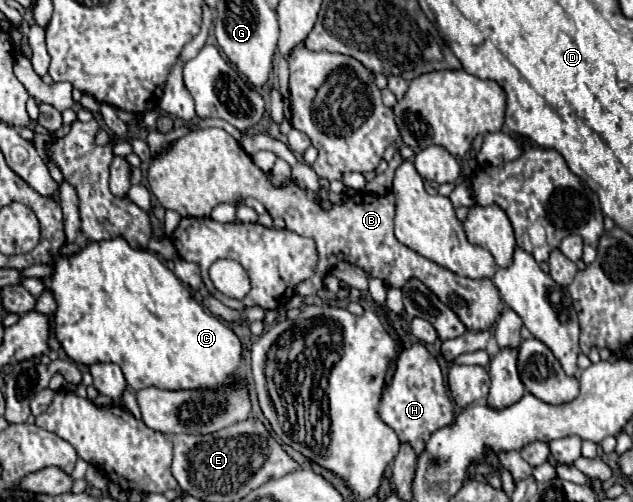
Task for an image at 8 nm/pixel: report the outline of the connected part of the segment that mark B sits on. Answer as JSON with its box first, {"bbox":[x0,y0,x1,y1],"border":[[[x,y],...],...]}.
{"bbox":[148,128,502,332],"border":[[[222,128],[196,130],[172,144],[172,148],[156,156],[150,170],[148,182],[152,194],[160,200],[164,208],[176,210],[180,216],[210,216],[212,208],[226,202],[238,204],[244,198],[256,198],[270,212],[272,218],[282,218],[286,230],[300,236],[312,238],[318,250],[316,274],[310,280],[298,284],[296,294],[310,296],[318,292],[318,280],[338,262],[346,260],[366,274],[382,278],[388,286],[402,288],[410,278],[422,280],[452,312],[462,320],[462,324],[472,332],[482,332],[494,326],[502,312],[500,292],[488,278],[472,280],[438,266],[436,262],[416,254],[408,246],[400,244],[394,236],[394,196],[388,192],[384,196],[356,194],[344,204],[334,204],[332,210],[320,208],[314,200],[308,200],[294,182],[286,186],[274,186],[270,176],[264,174],[252,158],[238,146],[238,142]]]}

